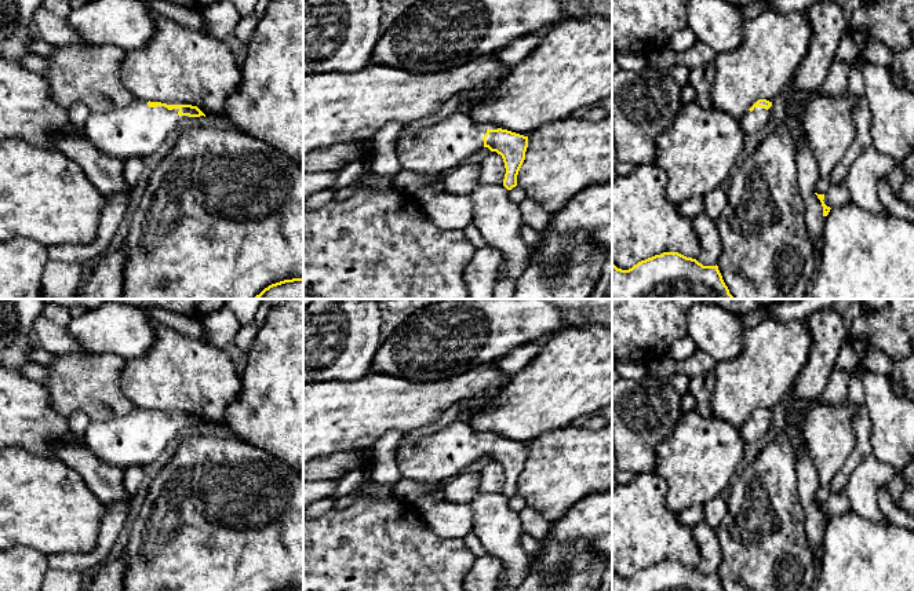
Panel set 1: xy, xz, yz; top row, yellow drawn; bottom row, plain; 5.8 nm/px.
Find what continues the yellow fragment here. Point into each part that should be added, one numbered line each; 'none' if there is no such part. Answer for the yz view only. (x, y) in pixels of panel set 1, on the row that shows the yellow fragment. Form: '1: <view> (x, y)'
1: yz (756, 121)

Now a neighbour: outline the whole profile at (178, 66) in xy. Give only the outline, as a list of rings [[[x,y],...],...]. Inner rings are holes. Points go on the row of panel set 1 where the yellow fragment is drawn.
[[[153,11],[156,32],[152,40],[138,50],[127,50],[121,63],[121,81],[124,87],[136,98],[167,105],[197,106],[205,117],[225,121],[225,103],[236,91],[241,81],[241,68],[225,41],[216,40],[210,34],[189,29],[156,11]]]

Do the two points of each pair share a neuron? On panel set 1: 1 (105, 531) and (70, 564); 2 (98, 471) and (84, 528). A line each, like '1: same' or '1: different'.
1: same
2: different

